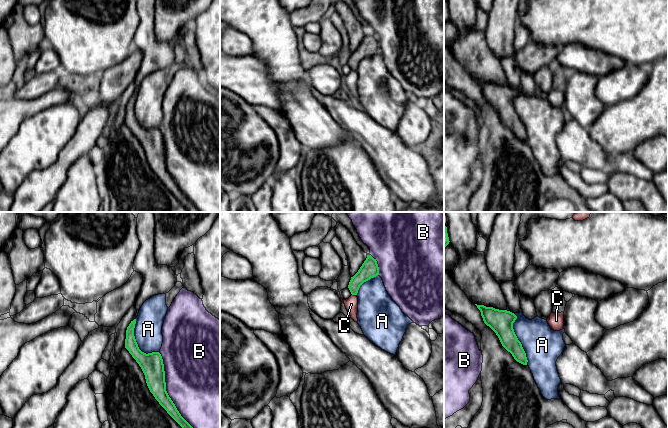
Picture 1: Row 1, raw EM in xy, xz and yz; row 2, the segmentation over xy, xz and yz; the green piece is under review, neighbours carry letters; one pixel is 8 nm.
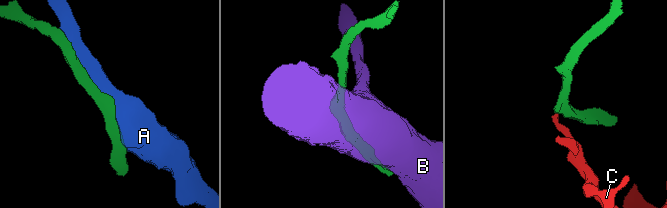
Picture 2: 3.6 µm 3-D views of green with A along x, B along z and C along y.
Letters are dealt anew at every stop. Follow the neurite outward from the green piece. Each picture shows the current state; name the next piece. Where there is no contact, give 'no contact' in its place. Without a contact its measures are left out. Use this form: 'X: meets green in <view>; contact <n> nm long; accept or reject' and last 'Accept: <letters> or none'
A: meets green in yz; contact 480 nm long; reject
B: meets green in xy; contact 750 nm long; reject
C: meets green in xz; contact 40 nm long; reject
Accept: none

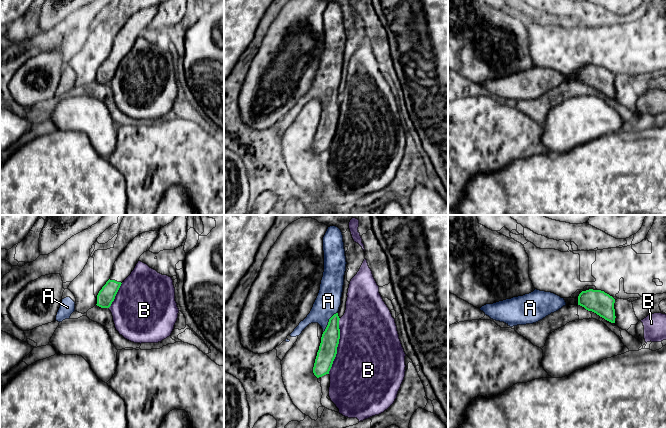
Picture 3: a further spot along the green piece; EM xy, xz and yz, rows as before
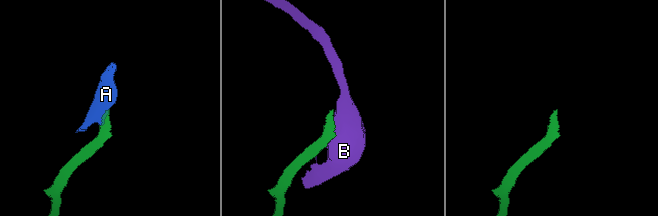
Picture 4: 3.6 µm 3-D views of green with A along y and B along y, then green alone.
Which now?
A: meets green in xz; contact 200 nm long; accept
B: meets green in xz; contact 460 nm long; reject
Accept: A

